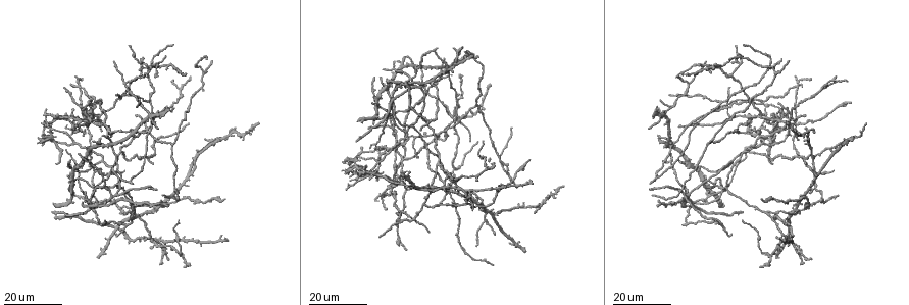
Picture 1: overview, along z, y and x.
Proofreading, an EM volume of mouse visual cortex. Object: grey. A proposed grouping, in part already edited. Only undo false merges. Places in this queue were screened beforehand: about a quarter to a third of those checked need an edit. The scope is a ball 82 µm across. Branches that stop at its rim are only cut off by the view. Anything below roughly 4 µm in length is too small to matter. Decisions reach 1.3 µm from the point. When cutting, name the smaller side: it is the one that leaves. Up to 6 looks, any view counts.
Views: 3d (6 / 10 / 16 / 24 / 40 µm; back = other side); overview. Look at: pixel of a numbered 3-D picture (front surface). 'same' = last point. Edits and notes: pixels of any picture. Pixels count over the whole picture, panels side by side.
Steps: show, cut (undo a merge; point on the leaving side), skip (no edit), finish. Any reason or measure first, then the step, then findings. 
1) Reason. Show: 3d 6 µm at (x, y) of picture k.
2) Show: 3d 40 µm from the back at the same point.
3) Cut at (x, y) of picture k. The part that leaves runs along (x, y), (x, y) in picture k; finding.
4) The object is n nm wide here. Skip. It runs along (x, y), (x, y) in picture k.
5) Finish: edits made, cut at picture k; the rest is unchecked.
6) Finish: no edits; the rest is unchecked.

A fork. Show: 3d 16 µm at (103, 158) of picture 1.

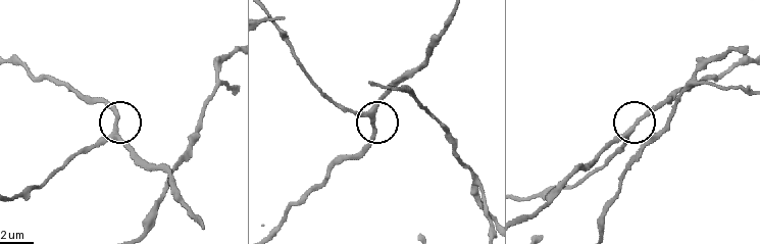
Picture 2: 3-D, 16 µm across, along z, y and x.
Closer look. Show: 3d 10 µm at (627, 133) of picture 2.

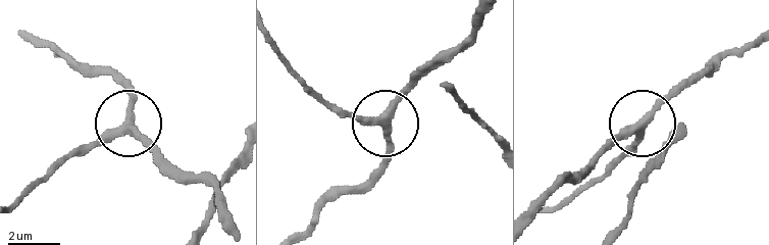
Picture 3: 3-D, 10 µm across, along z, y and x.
3 arms meet here. Skip. It runs along (532, 212), (708, 70) in picture 3; all the same neuron.

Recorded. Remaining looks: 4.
Arms part here. Show: 3d 16 µm at (80, 121) of picture 1.

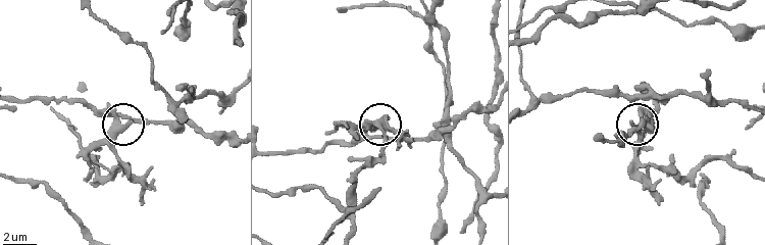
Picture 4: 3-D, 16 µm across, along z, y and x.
Show: 3d 6 µm at (124, 116) of picture 4.

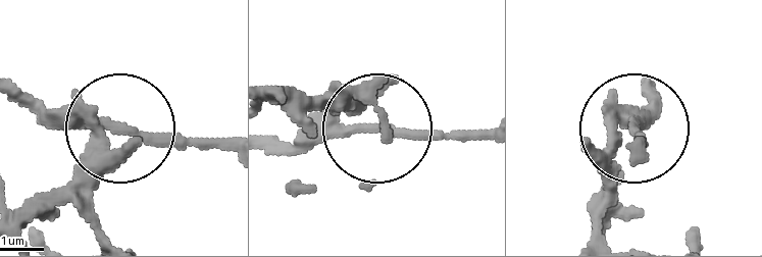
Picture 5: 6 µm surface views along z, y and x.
The side arm is 106 µm long; 3 arms meet here. Cut at (91, 188) of picture 5. Two neurons meet here.

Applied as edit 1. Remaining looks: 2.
Two arms in line, one across. Show: 3d 24 µm at (733, 72) of picture 1.

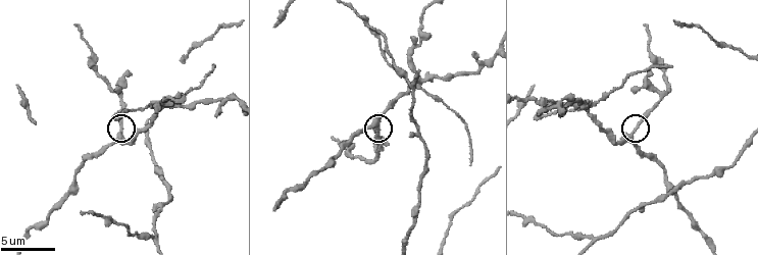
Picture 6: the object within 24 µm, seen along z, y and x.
Closer look. Show: 3d 6 µm at (378, 124) of picture 6.

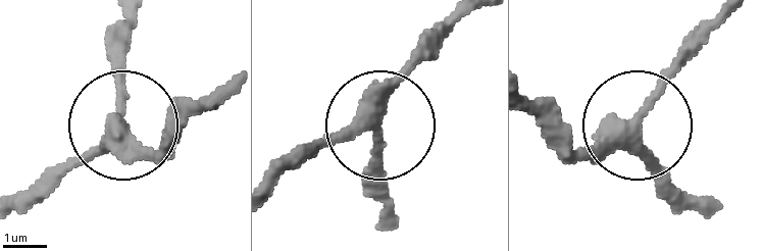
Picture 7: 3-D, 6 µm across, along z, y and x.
3 arms meet here. Skip. Continuous, no second neuron.

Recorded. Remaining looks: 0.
Finish: edits made, cut at picture 5; the rest is unchecked.

